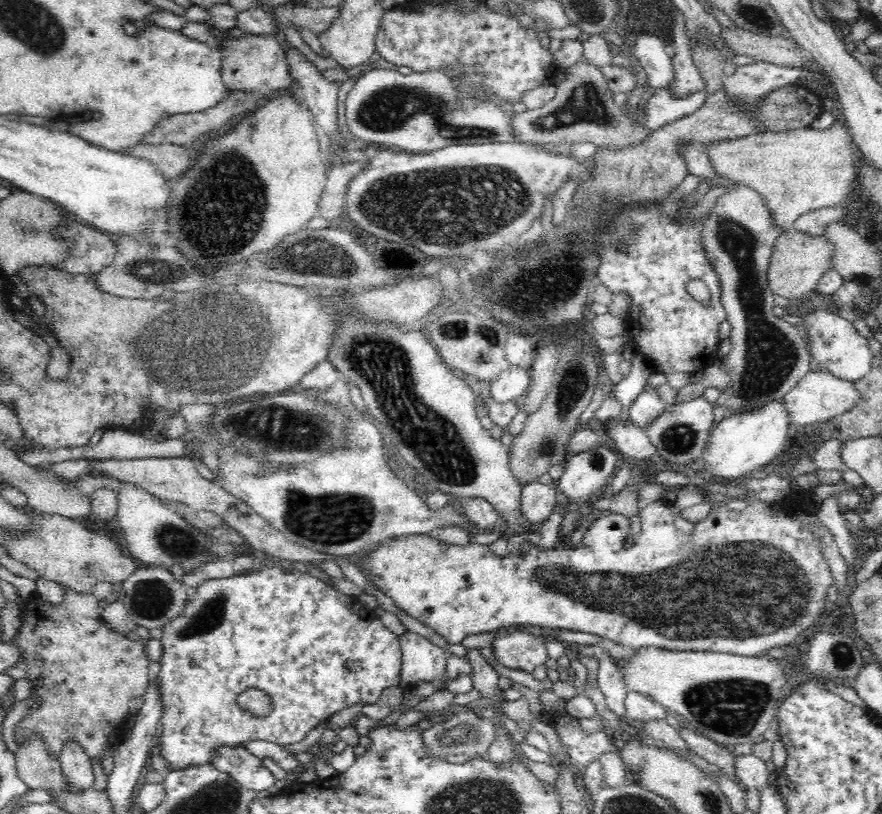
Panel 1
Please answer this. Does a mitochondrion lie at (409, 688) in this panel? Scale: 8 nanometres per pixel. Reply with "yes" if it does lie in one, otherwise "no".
no

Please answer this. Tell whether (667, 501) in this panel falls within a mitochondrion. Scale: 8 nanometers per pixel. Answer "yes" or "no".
no

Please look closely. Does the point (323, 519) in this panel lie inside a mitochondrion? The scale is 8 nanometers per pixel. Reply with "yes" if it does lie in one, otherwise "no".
yes

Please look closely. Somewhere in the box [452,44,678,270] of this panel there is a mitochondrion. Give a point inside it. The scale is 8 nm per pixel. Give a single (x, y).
(585, 105)

